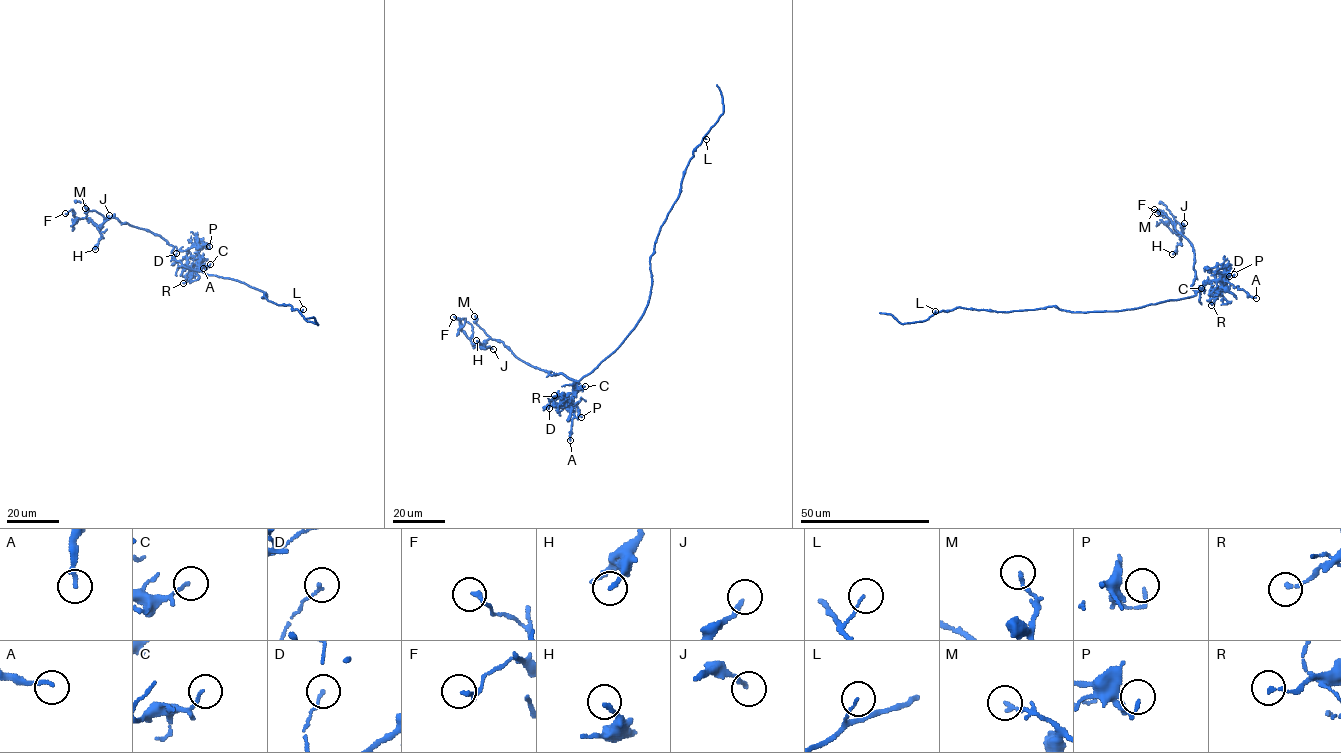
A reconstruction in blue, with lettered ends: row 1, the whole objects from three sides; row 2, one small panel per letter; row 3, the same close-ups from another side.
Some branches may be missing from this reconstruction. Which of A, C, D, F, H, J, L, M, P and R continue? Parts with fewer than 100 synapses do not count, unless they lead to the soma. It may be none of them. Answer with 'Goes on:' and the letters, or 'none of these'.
Goes on: none of these

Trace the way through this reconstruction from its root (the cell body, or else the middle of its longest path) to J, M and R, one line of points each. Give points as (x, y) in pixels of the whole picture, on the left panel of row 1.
J: (255, 288), (185, 267), (175, 259), (173, 247), (159, 236), (115, 218), (107, 219), (99, 230), (109, 215)
M: (255, 288), (185, 267), (175, 259), (173, 247), (159, 236), (115, 218), (106, 219), (85, 208)
R: (255, 288), (236, 280), (207, 275), (199, 266), (199, 257), (200, 262), (192, 265), (192, 275), (183, 283)

